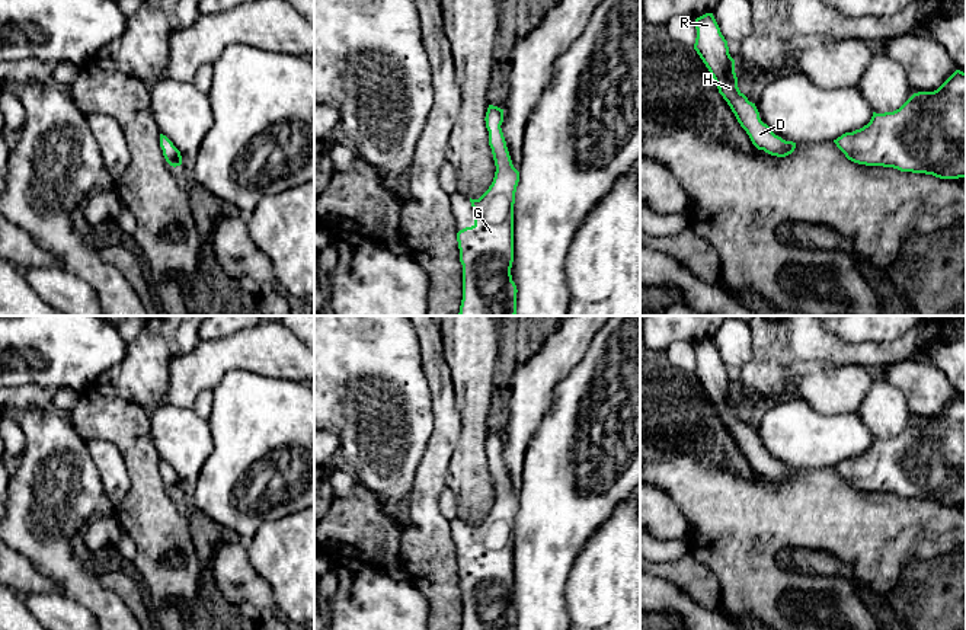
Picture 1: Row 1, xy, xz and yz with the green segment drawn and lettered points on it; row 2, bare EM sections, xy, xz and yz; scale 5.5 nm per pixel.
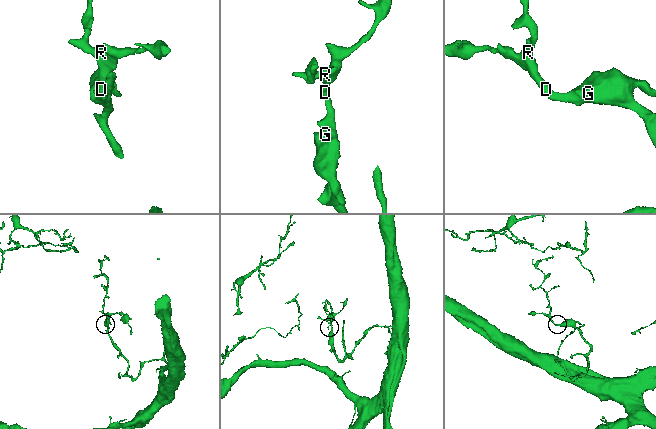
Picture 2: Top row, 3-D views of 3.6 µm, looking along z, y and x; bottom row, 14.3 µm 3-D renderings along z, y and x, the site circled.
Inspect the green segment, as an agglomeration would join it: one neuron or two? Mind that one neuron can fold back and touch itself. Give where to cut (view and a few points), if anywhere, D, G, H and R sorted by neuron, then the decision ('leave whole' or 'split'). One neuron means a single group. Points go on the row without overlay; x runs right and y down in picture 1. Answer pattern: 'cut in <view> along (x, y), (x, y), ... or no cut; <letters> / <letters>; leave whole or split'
no cut; D G H R; leave whole

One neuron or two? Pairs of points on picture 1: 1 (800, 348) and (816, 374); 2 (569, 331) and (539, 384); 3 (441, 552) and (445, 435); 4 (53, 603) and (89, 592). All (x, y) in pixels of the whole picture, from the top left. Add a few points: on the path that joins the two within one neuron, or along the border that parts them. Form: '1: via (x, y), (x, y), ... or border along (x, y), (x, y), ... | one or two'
1: border along (844, 363), (795, 363), (786, 371), (783, 380) | two
2: via (568, 344), (543, 371) | one
3: via (429, 523), (429, 479), (434, 464) | one
4: border along (57, 589), (85, 605), (93, 614) | two

